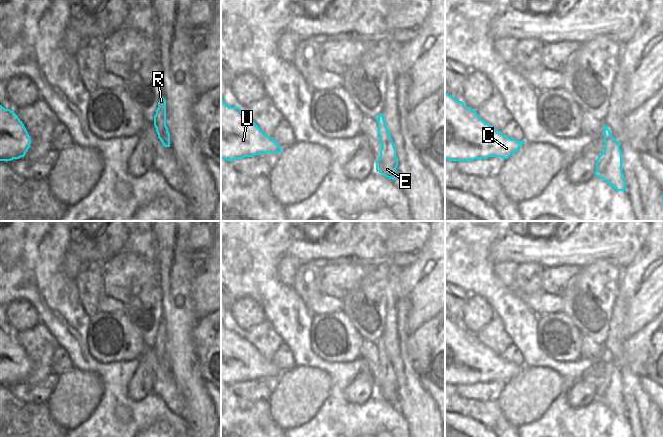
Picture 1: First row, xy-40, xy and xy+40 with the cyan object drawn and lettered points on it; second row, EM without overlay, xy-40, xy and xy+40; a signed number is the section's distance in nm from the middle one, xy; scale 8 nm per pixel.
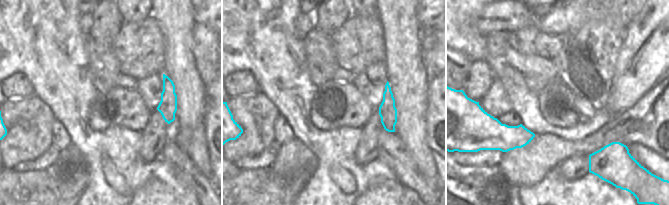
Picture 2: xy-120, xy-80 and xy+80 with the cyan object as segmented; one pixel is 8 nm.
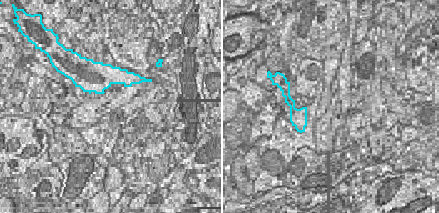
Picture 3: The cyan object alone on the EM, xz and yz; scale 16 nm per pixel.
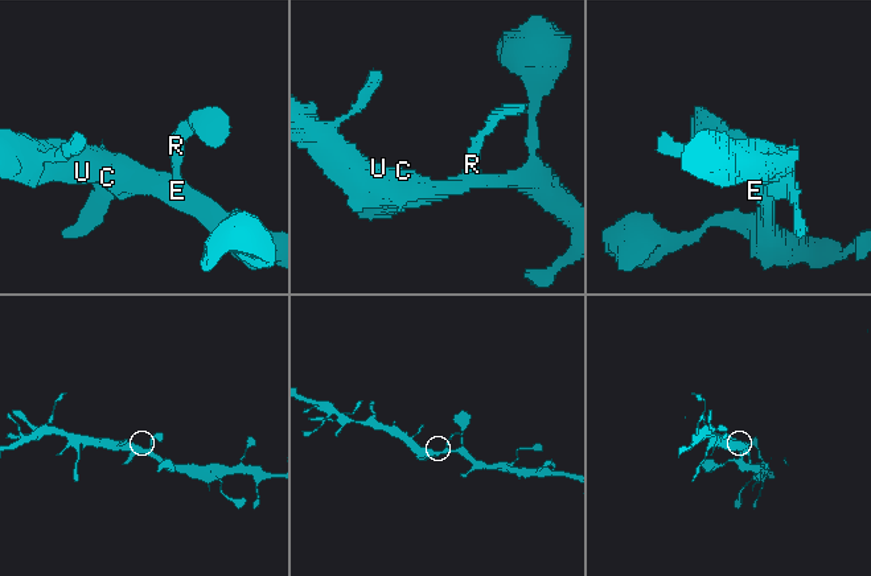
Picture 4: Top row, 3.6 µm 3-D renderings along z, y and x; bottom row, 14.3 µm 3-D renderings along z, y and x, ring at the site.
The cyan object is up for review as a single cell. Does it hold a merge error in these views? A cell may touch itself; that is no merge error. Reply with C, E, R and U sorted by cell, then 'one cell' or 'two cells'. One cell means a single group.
C E R U; one cell

